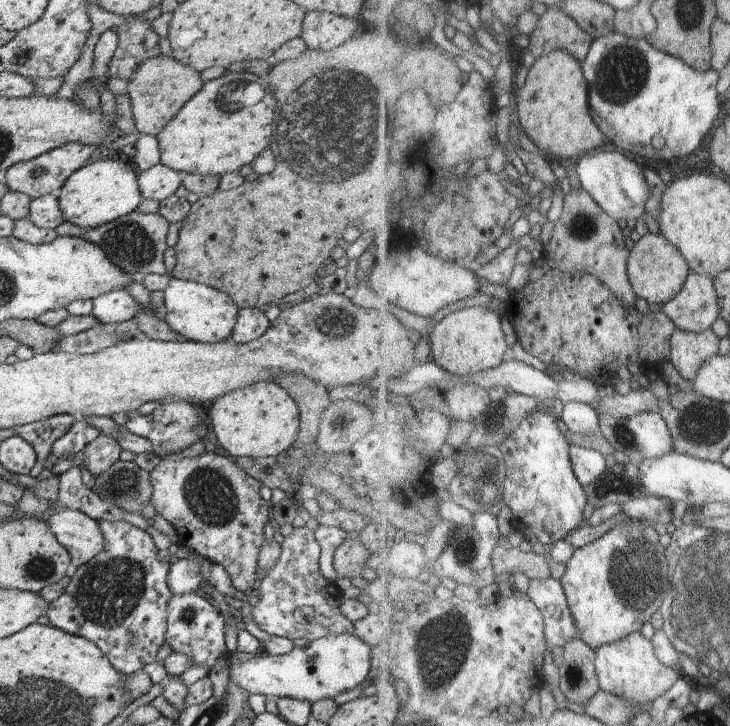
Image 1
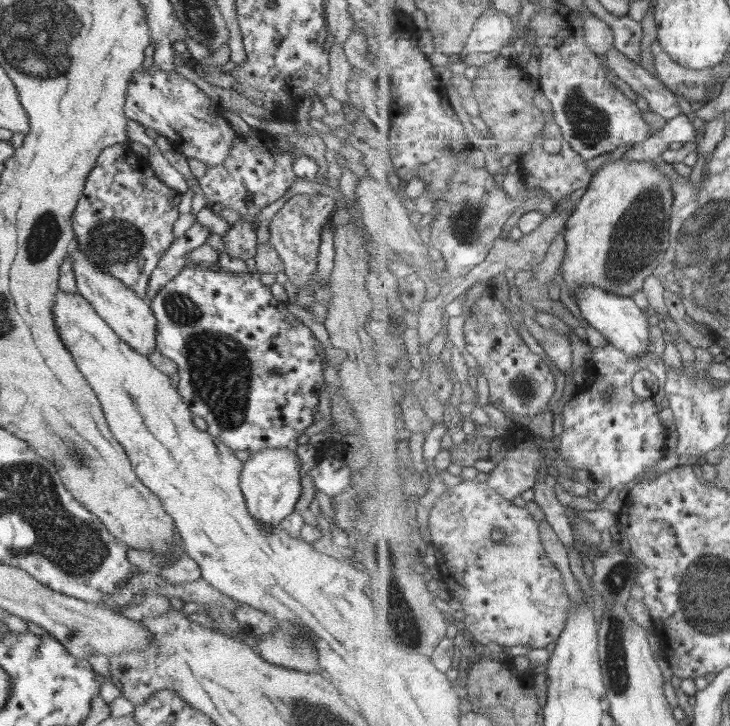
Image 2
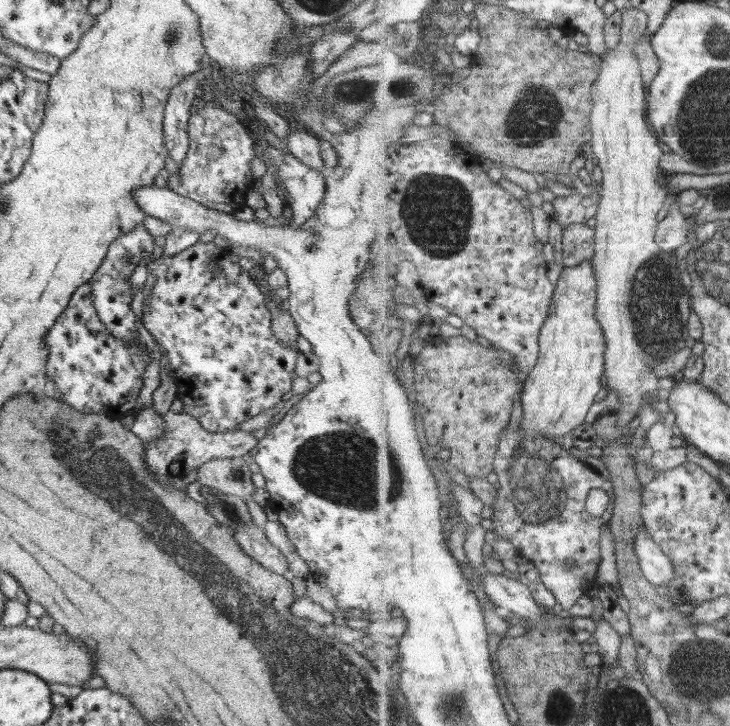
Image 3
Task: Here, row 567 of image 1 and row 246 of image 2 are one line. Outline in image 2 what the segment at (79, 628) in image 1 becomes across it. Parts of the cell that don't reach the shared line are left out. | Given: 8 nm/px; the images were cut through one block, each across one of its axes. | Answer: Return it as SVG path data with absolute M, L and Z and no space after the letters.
M127 142L109 146L100 152L92 172L86 178L82 193L78 207L74 208L72 214L74 243L78 243L82 253L88 255L98 267L122 281L138 297L146 299L146 287L152 271L175 240L173 226L180 216L178 207L182 194L160 181L147 161L134 153Z

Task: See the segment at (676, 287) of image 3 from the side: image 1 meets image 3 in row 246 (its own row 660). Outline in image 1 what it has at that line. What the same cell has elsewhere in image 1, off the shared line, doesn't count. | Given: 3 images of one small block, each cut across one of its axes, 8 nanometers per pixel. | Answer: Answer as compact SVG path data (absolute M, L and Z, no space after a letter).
M636 631L630 636L604 645L597 650L597 669L602 689L613 692L626 700L640 705L651 702L670 692L682 678L682 670L666 664L657 652L653 639L644 632Z

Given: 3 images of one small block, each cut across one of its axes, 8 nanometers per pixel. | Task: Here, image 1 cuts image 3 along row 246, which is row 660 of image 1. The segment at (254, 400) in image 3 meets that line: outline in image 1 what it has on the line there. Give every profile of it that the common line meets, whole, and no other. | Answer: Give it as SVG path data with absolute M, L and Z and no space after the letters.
M196 591L174 594L167 604L167 627L165 642L173 653L189 658L192 666L212 668L220 658L227 654L226 626L215 603L206 595Z

